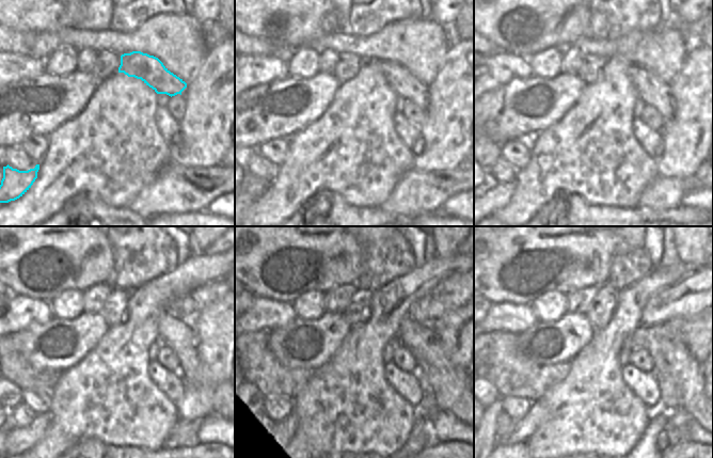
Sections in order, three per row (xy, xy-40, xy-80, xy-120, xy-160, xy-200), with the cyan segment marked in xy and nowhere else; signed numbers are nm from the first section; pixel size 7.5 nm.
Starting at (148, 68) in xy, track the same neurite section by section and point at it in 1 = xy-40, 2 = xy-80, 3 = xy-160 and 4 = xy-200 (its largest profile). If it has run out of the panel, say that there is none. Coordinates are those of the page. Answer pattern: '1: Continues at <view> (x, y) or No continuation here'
1: Continues at xy-40 (405, 83)
2: Continues at xy-80 (647, 84)
3: Continues at xy-160 (452, 387)
4: Continues at xy-200 (691, 378)

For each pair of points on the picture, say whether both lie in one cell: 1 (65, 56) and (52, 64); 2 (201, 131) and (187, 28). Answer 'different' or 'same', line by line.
1: same
2: different

